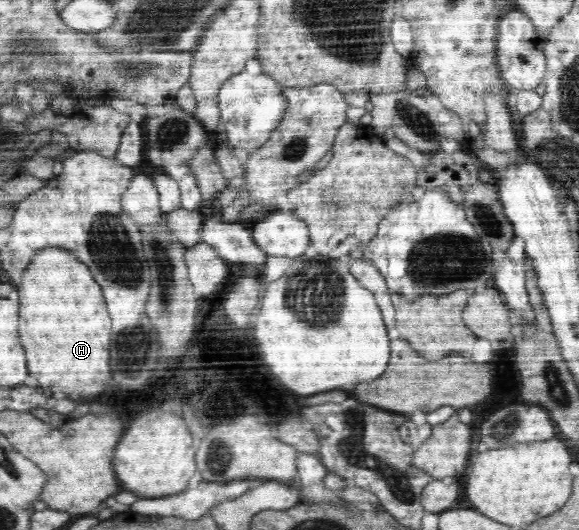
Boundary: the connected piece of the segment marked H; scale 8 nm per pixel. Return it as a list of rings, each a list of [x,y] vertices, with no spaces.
[[[43,249],[33,257],[33,263],[25,271],[25,279],[19,287],[19,335],[21,345],[27,351],[29,373],[39,377],[39,387],[51,393],[81,393],[83,399],[101,395],[111,381],[111,365],[107,365],[111,343],[111,319],[105,309],[101,287],[93,281],[87,265],[79,263],[73,253],[65,249]]]

